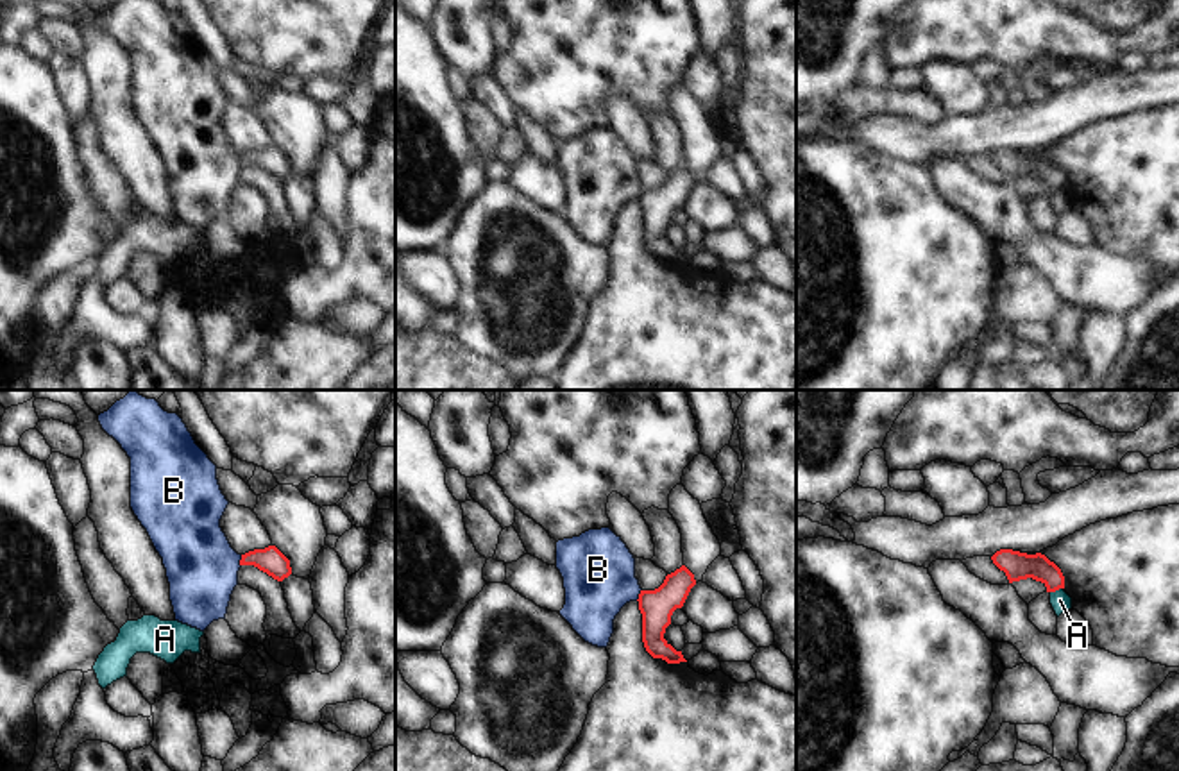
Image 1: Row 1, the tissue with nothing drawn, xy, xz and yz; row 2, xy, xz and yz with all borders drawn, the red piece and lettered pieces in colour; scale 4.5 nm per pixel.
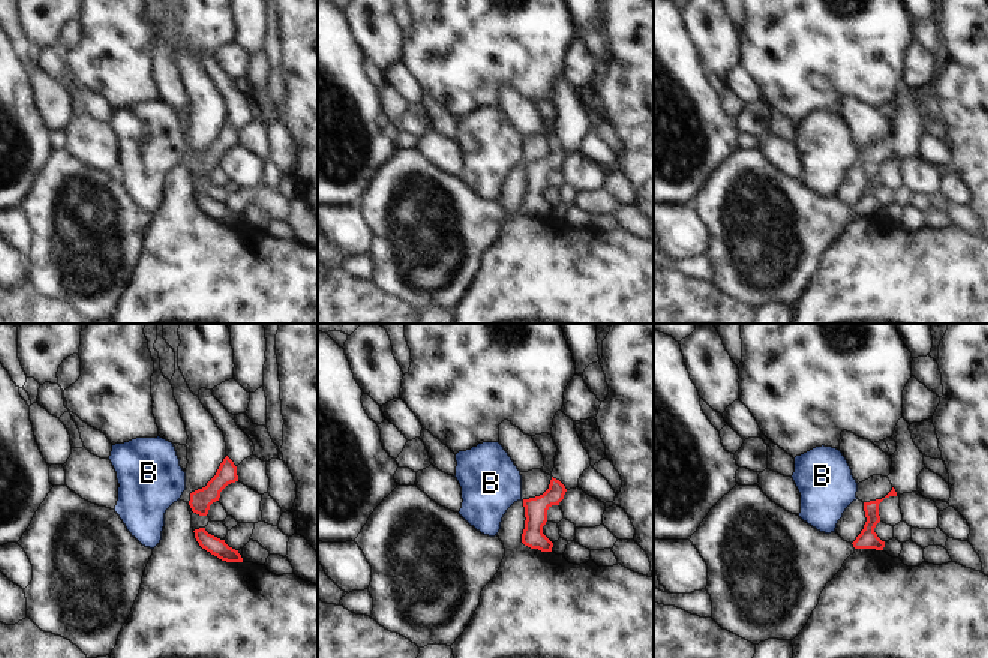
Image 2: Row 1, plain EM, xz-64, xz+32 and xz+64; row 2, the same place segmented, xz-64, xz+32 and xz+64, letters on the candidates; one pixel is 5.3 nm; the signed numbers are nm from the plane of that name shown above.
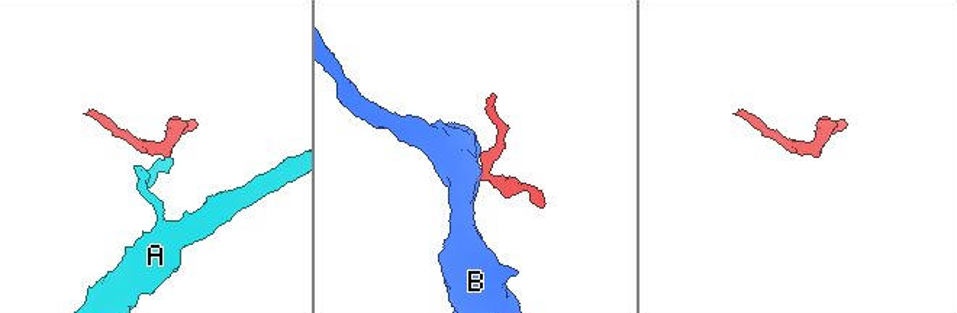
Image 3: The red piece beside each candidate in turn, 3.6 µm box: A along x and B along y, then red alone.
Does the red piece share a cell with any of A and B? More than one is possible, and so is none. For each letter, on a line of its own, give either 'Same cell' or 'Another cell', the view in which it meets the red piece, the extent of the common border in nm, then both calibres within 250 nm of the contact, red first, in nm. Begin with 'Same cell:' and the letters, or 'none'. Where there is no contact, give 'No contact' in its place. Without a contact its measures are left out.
Same cell: none
A: Another cell. Touches red in yz. Shared border 60 nm. Thickness 130 nm (red) against 90 nm
B: Another cell. Touches red in xy. Shared border 60 nm. Thickness 120 nm (red) against 320 nm.

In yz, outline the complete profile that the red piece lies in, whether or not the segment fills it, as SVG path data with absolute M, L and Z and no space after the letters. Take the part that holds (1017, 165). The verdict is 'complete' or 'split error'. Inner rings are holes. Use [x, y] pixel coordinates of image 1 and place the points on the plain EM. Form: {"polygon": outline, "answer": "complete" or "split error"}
{"polygon": "M1000 148L991 159L1005 172L1009 182L1032 177L1041 181L1047 191L1064 188L1061 168L1041 152L1027 154L1013 148Z", "answer": "complete"}

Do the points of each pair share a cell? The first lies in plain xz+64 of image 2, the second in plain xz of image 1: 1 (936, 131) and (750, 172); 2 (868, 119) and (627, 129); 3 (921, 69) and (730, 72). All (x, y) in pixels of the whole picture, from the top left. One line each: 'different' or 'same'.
1: same
2: same
3: different

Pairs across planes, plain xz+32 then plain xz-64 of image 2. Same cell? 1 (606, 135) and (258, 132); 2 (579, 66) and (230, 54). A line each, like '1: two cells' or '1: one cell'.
1: two cells
2: one cell

